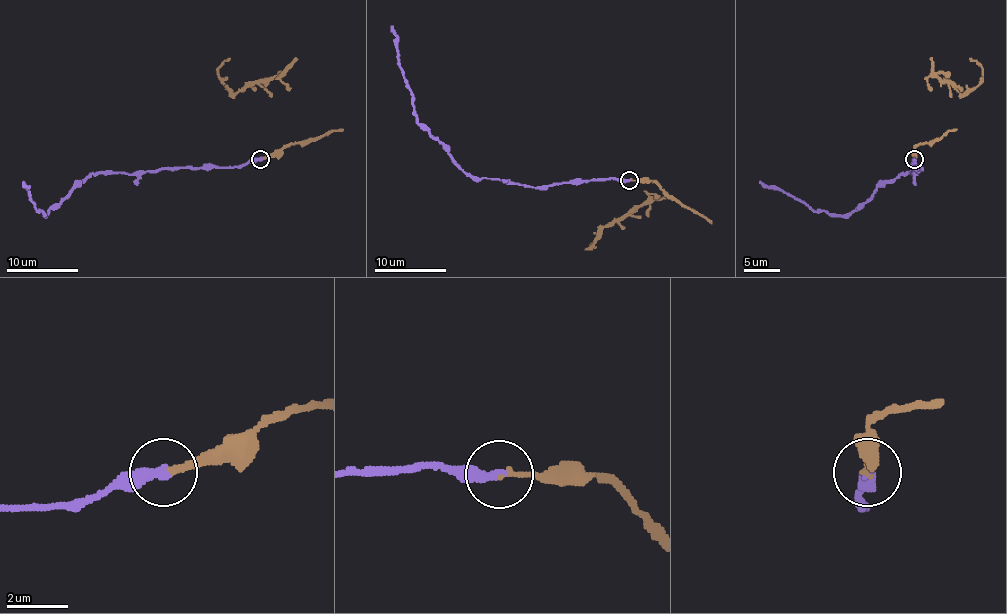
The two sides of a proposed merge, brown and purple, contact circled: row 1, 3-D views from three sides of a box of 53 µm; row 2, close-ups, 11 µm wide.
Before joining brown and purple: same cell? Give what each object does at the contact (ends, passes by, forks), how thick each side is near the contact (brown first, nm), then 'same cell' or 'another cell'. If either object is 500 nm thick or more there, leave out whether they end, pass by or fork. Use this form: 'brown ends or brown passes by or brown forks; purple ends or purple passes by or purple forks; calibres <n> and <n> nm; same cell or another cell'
brown ends; purple ends; calibres 170 and 360 nm; same cell

